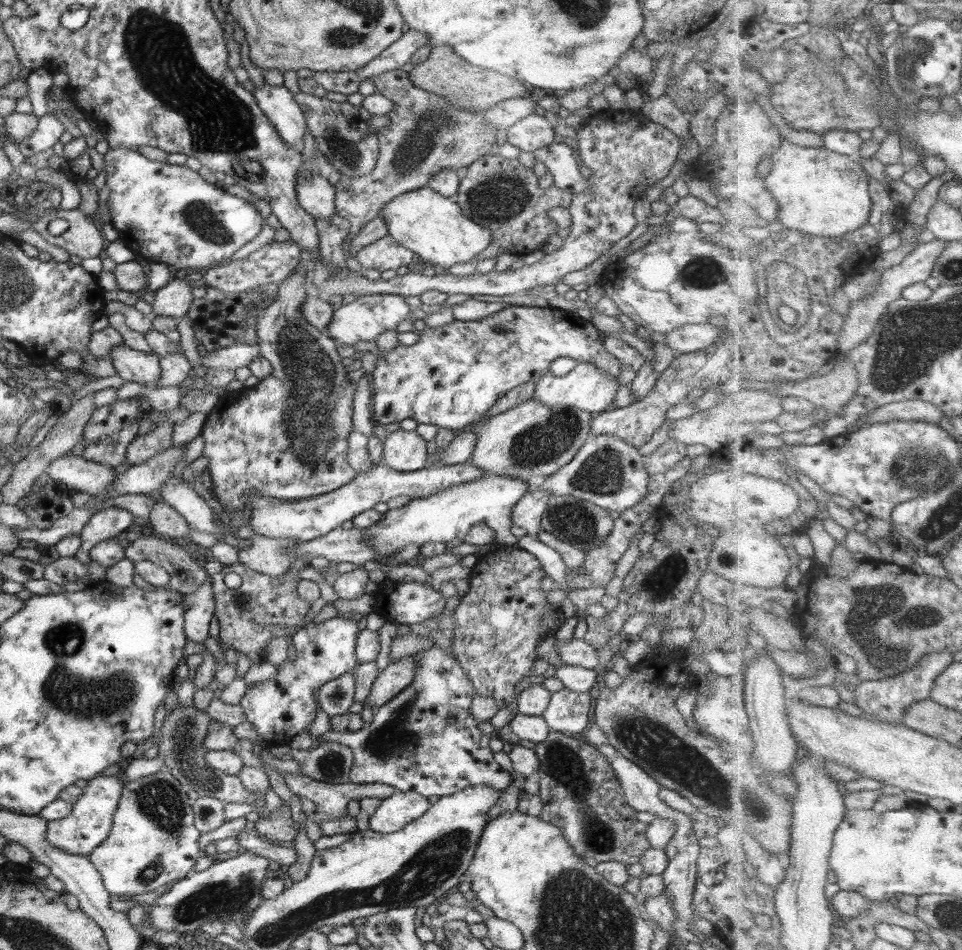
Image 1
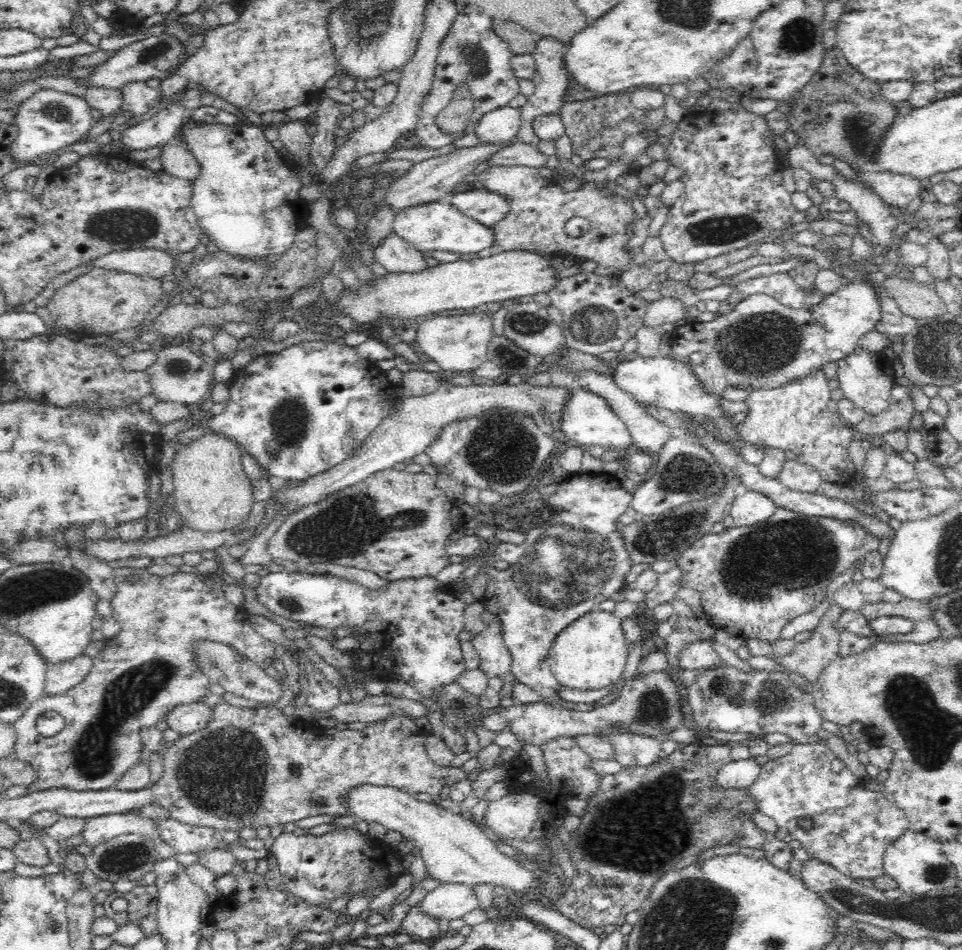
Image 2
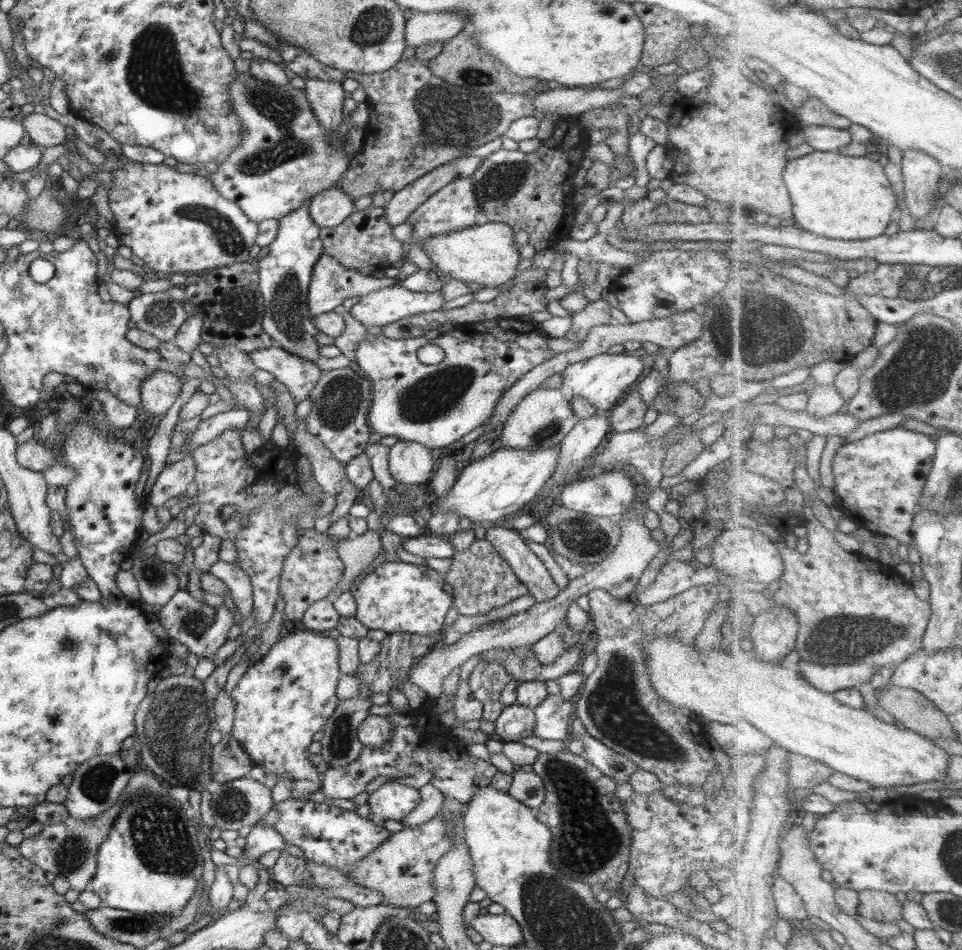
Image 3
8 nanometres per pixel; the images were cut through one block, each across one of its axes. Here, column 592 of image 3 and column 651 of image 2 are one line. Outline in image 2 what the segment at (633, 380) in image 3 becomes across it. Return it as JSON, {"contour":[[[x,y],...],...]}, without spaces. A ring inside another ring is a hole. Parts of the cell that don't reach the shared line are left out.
{"contour":[[[633,355],[621,363],[616,363],[616,370],[612,374],[612,378],[616,387],[632,395],[642,406],[658,406],[674,414],[680,412],[686,416],[692,416],[692,418],[706,420],[724,418],[724,412],[720,407],[722,398],[704,391],[704,387],[700,385],[690,364],[677,362],[667,356],[642,358]]]}

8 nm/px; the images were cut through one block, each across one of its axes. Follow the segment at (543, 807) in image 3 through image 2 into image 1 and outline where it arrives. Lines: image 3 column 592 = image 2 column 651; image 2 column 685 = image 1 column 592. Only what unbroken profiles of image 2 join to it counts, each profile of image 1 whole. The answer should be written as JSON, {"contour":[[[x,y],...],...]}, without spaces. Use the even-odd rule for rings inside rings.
{"contour":[[[551,730],[542,742],[536,743],[534,752],[540,760],[538,782],[540,784],[539,794],[543,802],[540,818],[562,830],[562,836],[570,844],[574,855],[580,859],[594,858],[597,863],[611,861],[625,865],[639,863],[643,852],[651,848],[645,833],[649,824],[638,820],[637,810],[626,804],[620,780],[616,778],[612,766],[598,747],[581,741],[579,736]]]}

